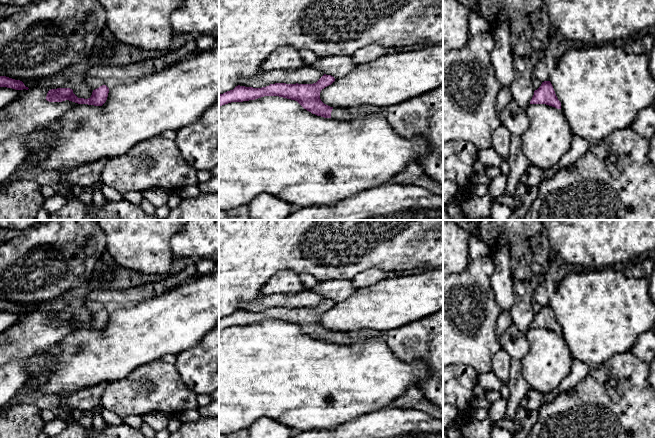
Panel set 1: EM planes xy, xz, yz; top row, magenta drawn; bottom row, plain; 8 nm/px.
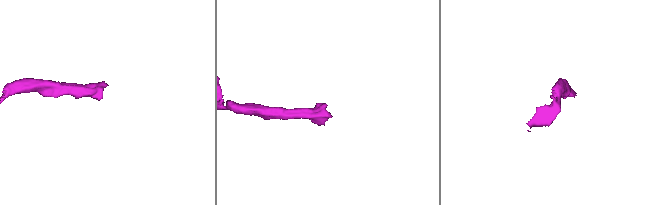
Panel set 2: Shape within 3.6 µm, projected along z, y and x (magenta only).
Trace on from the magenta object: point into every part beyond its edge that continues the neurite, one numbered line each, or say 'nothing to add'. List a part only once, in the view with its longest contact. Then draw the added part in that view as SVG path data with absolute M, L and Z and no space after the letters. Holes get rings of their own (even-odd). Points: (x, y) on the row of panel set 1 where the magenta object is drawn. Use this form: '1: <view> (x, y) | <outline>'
1: xz (351, 113) | M361 105L349 108L333 108L331 112L332 119L354 120L360 116L368 114L380 114L384 111L376 106Z

